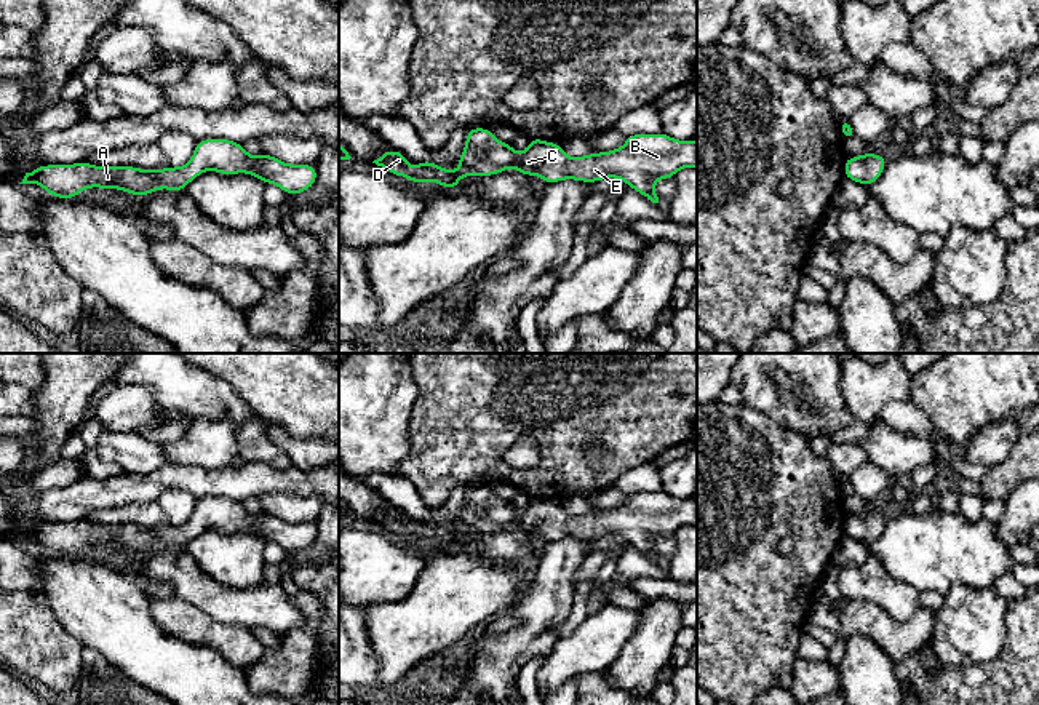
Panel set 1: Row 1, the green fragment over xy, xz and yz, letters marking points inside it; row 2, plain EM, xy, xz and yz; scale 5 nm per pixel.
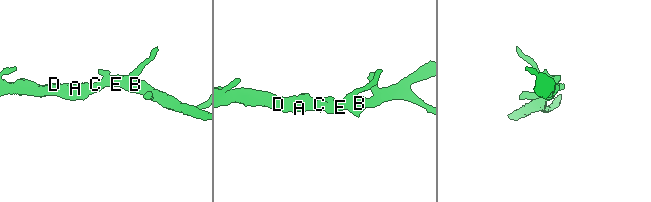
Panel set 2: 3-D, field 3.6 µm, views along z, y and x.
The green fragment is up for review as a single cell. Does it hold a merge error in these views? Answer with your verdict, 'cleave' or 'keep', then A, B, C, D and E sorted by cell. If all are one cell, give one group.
keep; A B C D E

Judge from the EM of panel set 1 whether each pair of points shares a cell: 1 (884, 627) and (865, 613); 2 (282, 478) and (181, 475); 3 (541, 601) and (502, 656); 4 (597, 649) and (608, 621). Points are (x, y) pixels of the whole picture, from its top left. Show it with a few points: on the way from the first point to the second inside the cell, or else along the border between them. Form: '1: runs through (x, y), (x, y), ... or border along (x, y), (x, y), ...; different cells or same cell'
1: runs through (879, 627), (870, 617); same cell
2: runs through (256, 480), (207, 480); same cell
3: runs through (539, 614), (537, 621), (515, 643); same cell
4: runs through (597, 643), (608, 627); same cell

